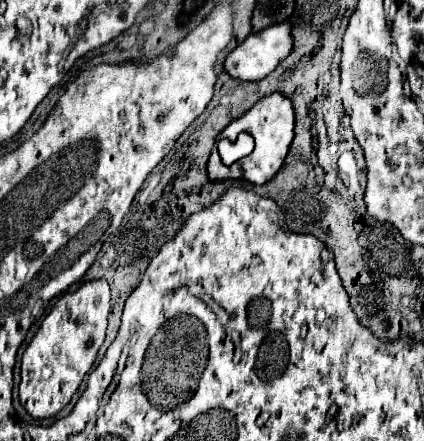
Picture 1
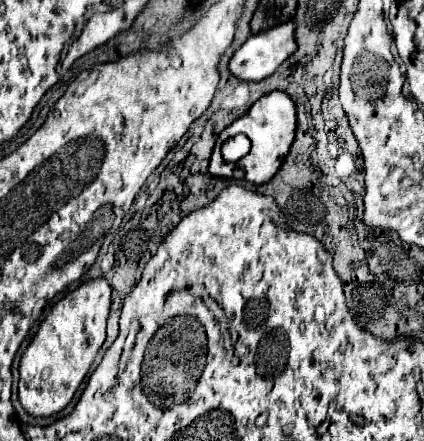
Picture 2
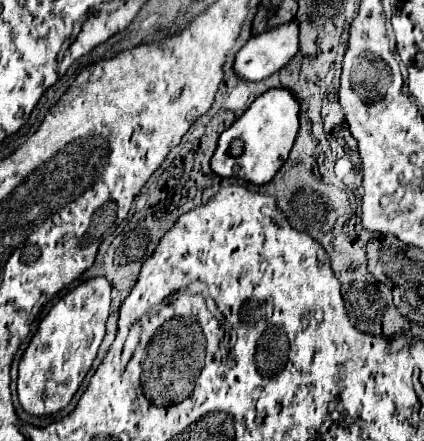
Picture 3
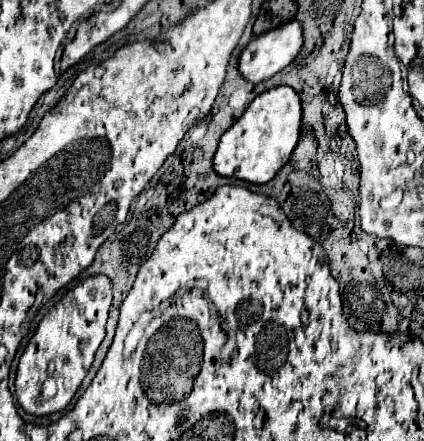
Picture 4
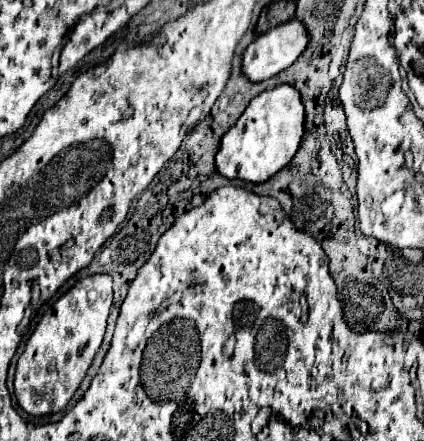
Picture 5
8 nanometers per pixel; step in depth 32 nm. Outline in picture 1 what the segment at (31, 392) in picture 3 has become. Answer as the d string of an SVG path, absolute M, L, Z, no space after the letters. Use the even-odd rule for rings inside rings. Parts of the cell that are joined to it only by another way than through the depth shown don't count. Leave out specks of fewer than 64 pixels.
M106 280L84 282L76 292L64 294L54 304L54 308L42 320L36 336L22 354L20 402L30 416L54 416L72 400L104 342L108 314L110 286Z

